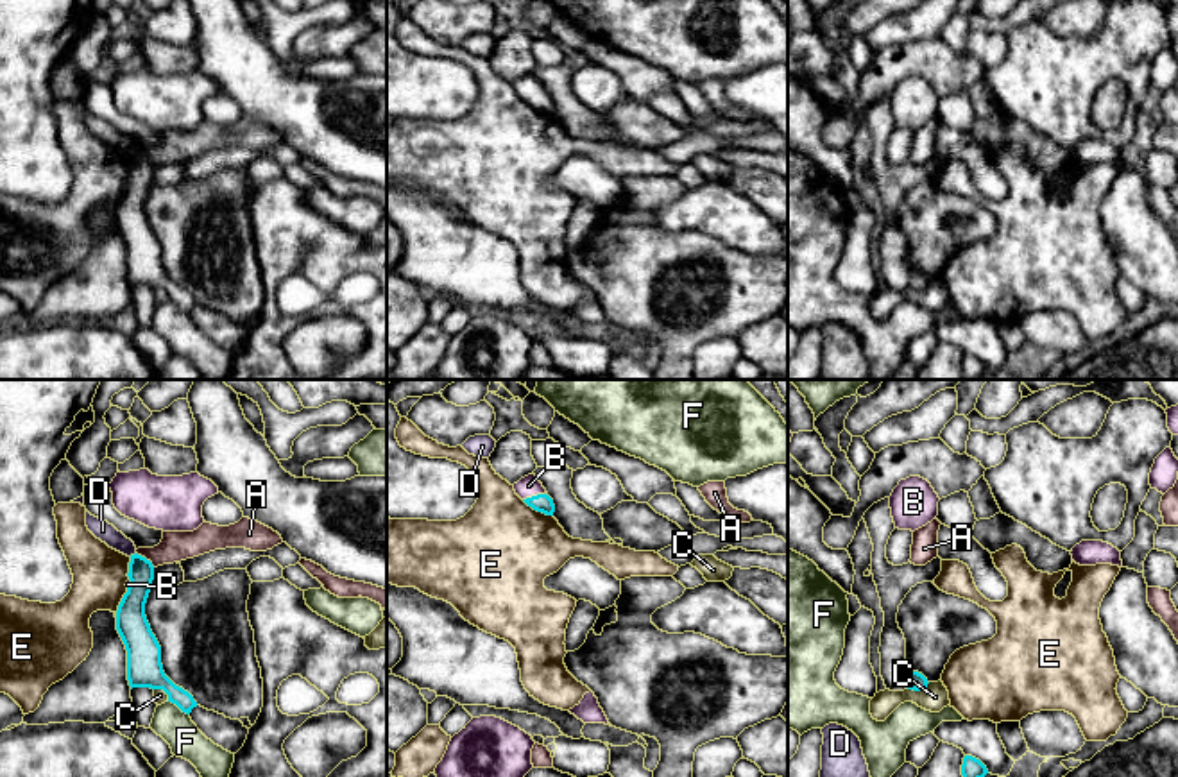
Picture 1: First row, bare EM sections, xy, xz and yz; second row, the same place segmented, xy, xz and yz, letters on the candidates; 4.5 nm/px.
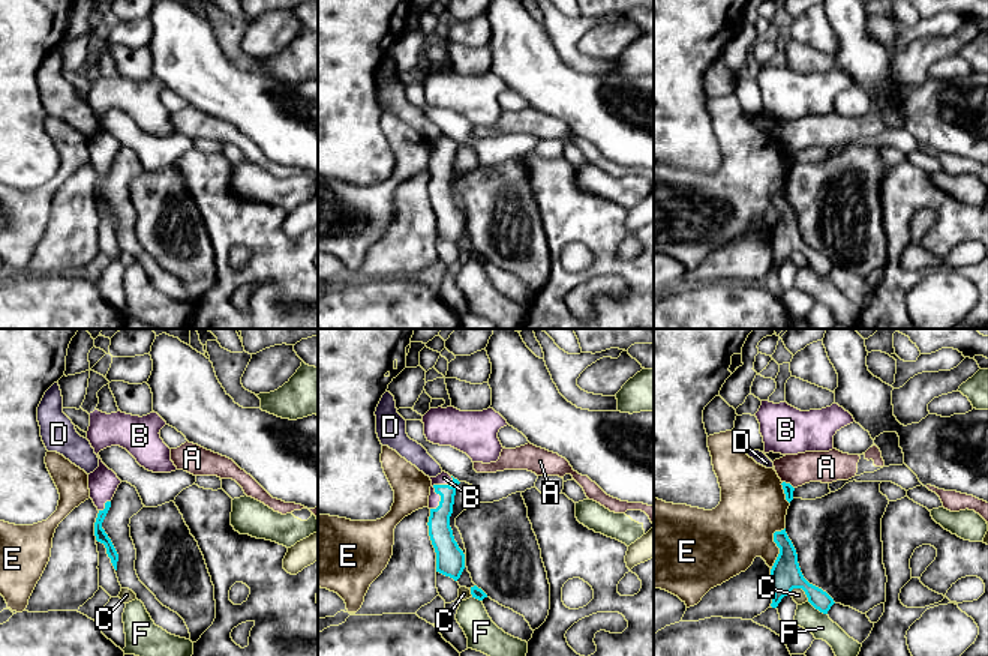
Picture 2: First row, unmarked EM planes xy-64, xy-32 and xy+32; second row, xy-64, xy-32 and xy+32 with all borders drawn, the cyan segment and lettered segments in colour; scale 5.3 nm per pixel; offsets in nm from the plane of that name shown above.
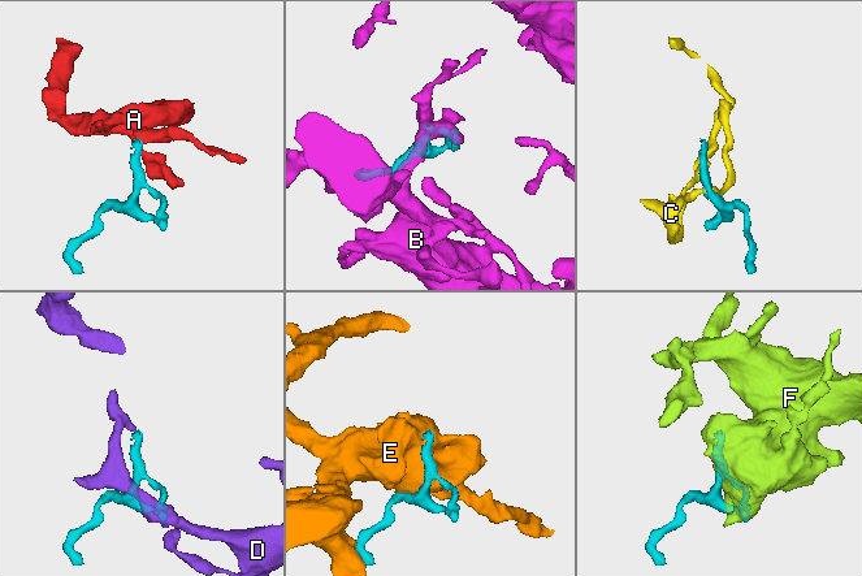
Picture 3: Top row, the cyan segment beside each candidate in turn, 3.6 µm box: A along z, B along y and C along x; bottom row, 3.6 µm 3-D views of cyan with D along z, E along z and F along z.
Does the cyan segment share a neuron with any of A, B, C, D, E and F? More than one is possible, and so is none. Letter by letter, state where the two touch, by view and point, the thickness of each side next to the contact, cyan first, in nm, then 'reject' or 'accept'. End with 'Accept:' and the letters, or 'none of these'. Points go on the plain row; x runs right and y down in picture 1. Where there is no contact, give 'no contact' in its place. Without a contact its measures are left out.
A: xy (144, 156) | 130/140 nm | reject
B: xz (534, 95) | 80/90 nm | accept
C: yz (919, 289) | 80/120 nm | reject
D: xy (131, 154) | 130/90 nm | reject
E: xz (537, 110) | 80/460 nm | reject
F: xy (179, 307) | 160/160 nm | reject
Accept: B

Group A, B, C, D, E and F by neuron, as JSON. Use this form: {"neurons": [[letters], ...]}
{"neurons": [["A"], ["B"], ["C"], ["D", "F"], ["E"]]}

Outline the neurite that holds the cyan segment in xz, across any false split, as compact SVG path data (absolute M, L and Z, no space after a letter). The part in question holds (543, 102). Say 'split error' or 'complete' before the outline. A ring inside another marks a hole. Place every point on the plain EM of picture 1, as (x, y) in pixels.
split error; M528 73L514 82L516 93L534 109L553 115L555 104L535 73Z

